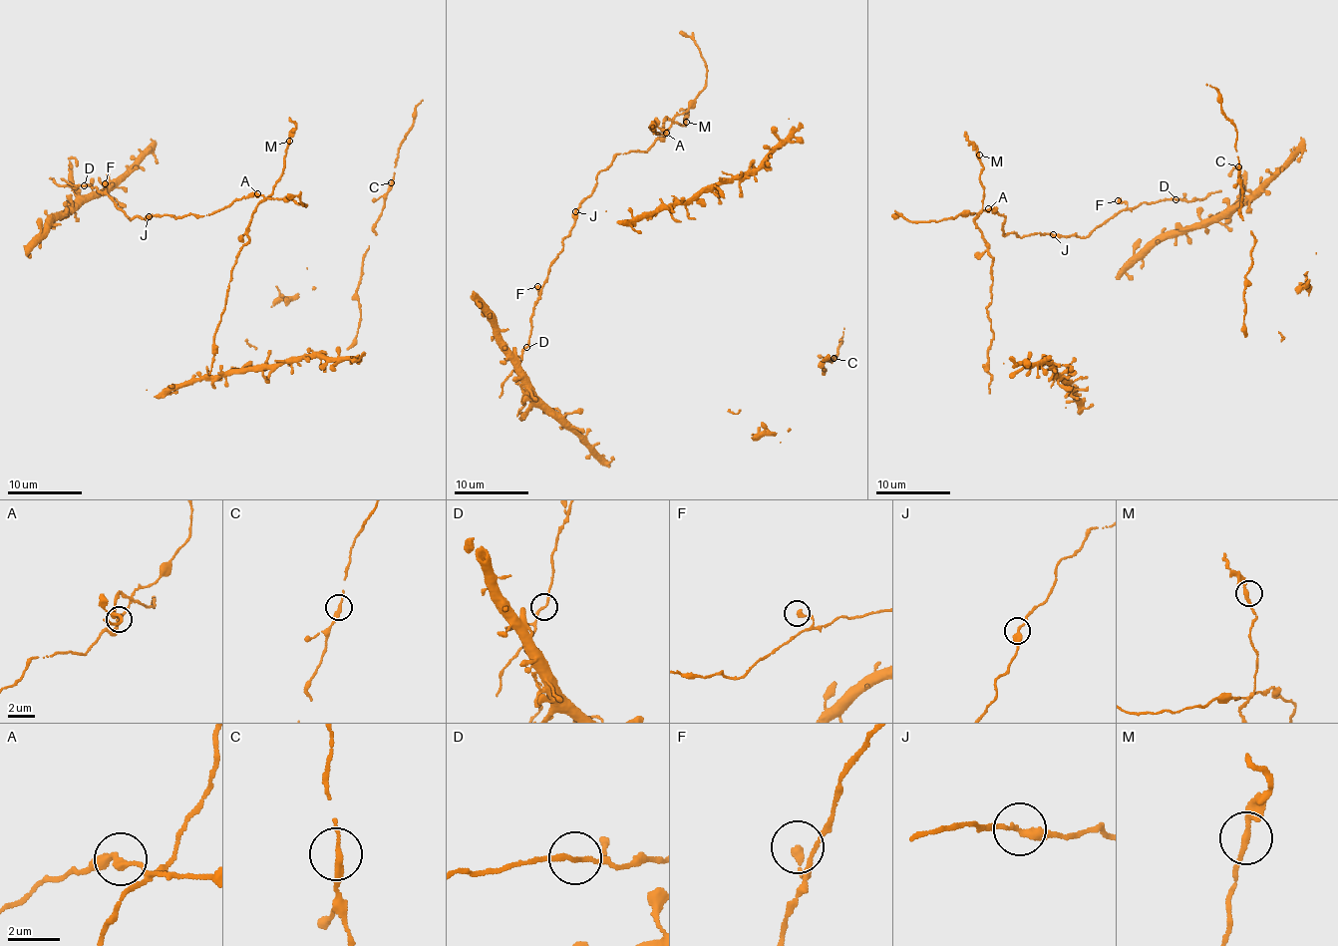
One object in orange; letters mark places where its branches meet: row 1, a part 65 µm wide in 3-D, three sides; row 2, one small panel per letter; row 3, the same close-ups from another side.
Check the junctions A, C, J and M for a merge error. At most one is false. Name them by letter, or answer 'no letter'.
no letter

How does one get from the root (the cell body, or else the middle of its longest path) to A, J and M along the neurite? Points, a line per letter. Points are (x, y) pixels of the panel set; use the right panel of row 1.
A: (1018, 237), (1014, 232), (1003, 233), (1005, 218), (992, 207), (988, 208)
J: (1018, 237), (1038, 232), (1052, 234)
M: (1018, 237), (1014, 232), (1003, 233), (1005, 218), (992, 207), (981, 211), (983, 188), (979, 155)

